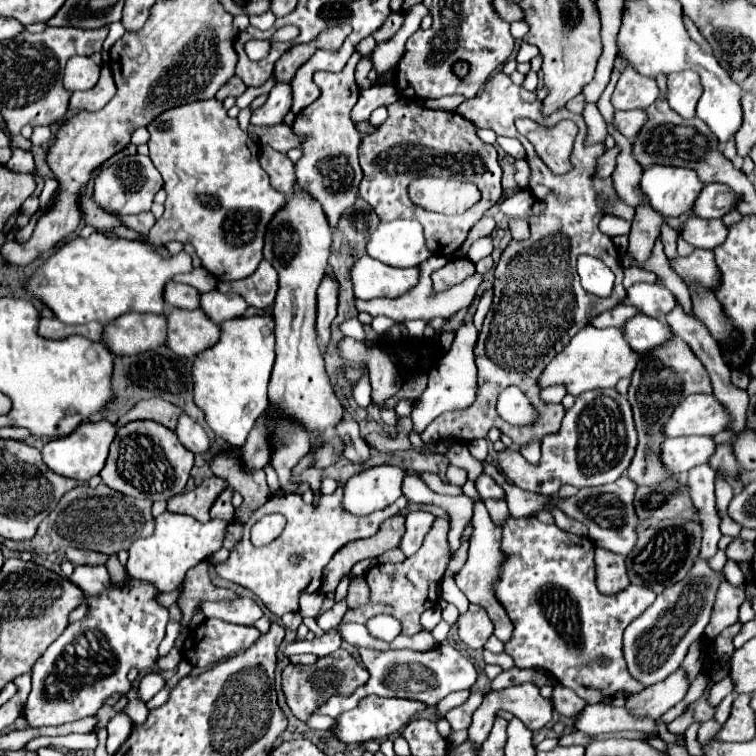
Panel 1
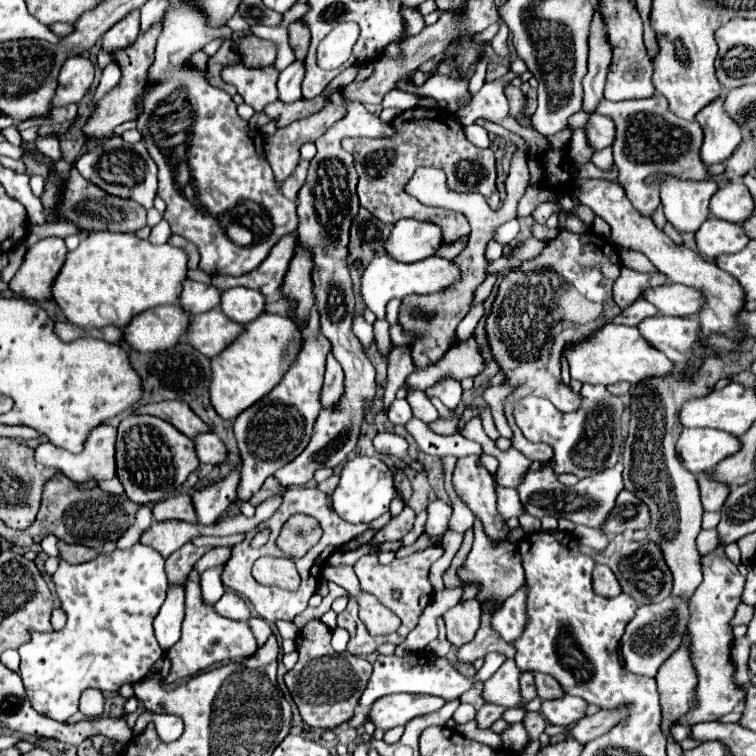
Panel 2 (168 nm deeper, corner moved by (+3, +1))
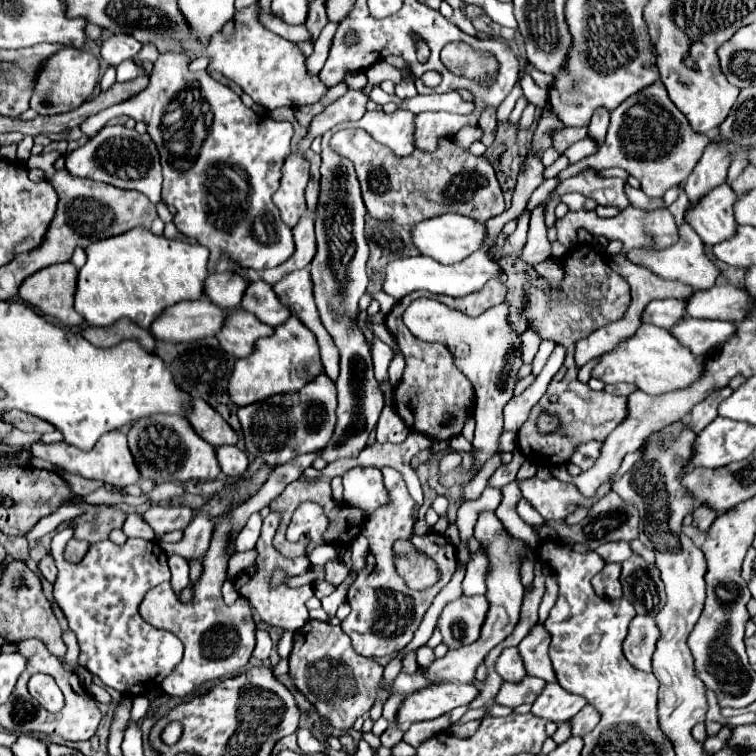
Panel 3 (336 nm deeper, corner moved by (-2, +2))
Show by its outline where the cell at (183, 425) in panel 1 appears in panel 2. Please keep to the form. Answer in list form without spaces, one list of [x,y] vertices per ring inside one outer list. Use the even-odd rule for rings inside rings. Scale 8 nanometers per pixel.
[[[206,432],[206,434],[198,436],[198,440],[194,440],[194,444],[196,444],[196,452],[198,452],[198,458],[202,460],[202,464],[220,466],[226,462],[228,450],[214,432]]]

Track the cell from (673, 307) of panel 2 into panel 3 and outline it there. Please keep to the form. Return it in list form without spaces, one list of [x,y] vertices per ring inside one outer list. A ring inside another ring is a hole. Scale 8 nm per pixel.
[[[719,281],[719,285],[709,287],[707,291],[693,291],[691,299],[685,299],[685,303],[689,317],[737,323],[747,315],[749,307],[753,305],[753,297],[747,295],[745,289]]]

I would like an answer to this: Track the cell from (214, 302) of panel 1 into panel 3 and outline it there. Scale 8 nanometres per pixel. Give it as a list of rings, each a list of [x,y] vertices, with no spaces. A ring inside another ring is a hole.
[[[265,281],[249,283],[241,299],[241,307],[245,311],[251,311],[261,323],[267,323],[271,327],[281,325],[289,317],[289,311],[279,303],[273,287]]]

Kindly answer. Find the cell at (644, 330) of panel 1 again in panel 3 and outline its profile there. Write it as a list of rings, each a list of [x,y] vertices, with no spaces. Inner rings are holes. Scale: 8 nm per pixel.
[[[683,317],[671,329],[671,335],[675,335],[675,339],[679,339],[679,343],[683,343],[683,347],[687,347],[697,357],[707,357],[709,351],[715,351],[733,333],[735,323],[693,317]]]

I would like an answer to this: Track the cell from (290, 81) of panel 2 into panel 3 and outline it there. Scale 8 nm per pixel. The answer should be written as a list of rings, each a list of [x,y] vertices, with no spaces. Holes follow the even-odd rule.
[[[329,21],[325,25],[325,29],[321,31],[321,35],[317,37],[317,41],[313,45],[313,53],[307,57],[307,71],[311,71],[311,75],[317,75],[323,69],[323,63],[327,61],[331,39],[333,39],[335,29],[337,29],[337,23],[331,23]]]

